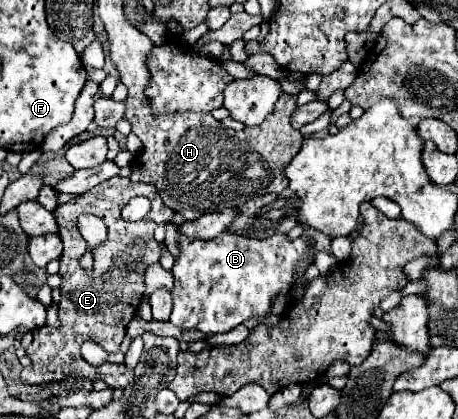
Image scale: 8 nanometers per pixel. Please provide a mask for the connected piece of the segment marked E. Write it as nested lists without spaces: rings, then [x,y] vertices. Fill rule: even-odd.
[[[113,176],[109,178],[109,182],[101,182],[101,186],[95,186],[83,196],[77,196],[67,204],[61,204],[53,214],[59,224],[59,236],[65,246],[59,268],[59,274],[63,276],[61,290],[65,290],[59,302],[61,328],[43,326],[41,330],[33,330],[33,342],[27,348],[31,366],[21,372],[21,382],[43,384],[53,380],[63,380],[67,376],[73,378],[81,376],[89,380],[103,380],[111,388],[125,388],[129,386],[129,382],[133,382],[133,372],[125,364],[111,364],[111,362],[103,366],[87,364],[81,358],[81,344],[85,340],[91,340],[101,344],[111,354],[119,350],[119,342],[125,336],[125,328],[129,320],[135,316],[145,292],[145,284],[143,284],[145,266],[149,266],[149,262],[159,262],[161,258],[161,246],[155,242],[153,230],[155,226],[169,222],[173,210],[163,204],[153,184],[131,182],[129,178]],[[133,196],[147,196],[153,204],[151,212],[139,222],[127,222],[121,218],[123,206]],[[81,214],[95,214],[107,224],[109,230],[107,240],[91,250],[95,256],[95,266],[91,274],[83,272],[79,266],[79,258],[87,250],[87,242],[77,228],[77,218]]]

